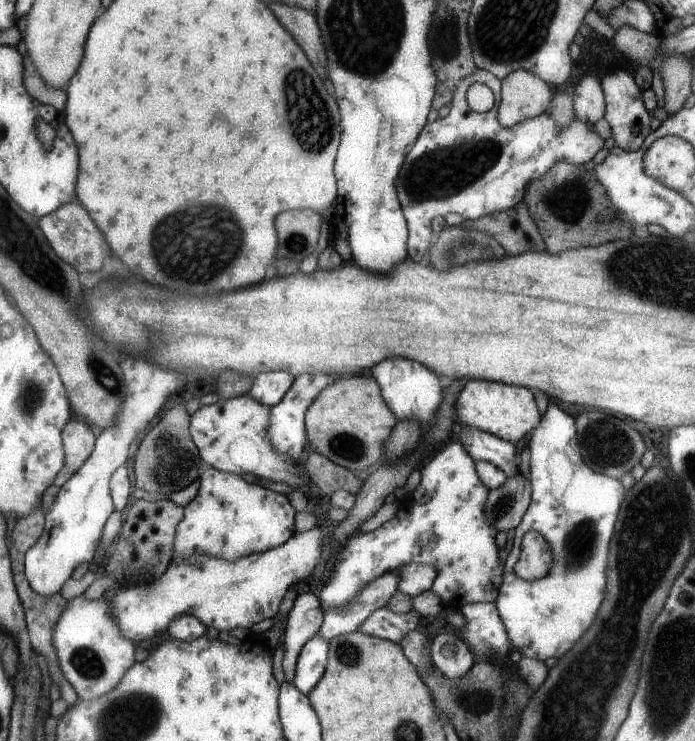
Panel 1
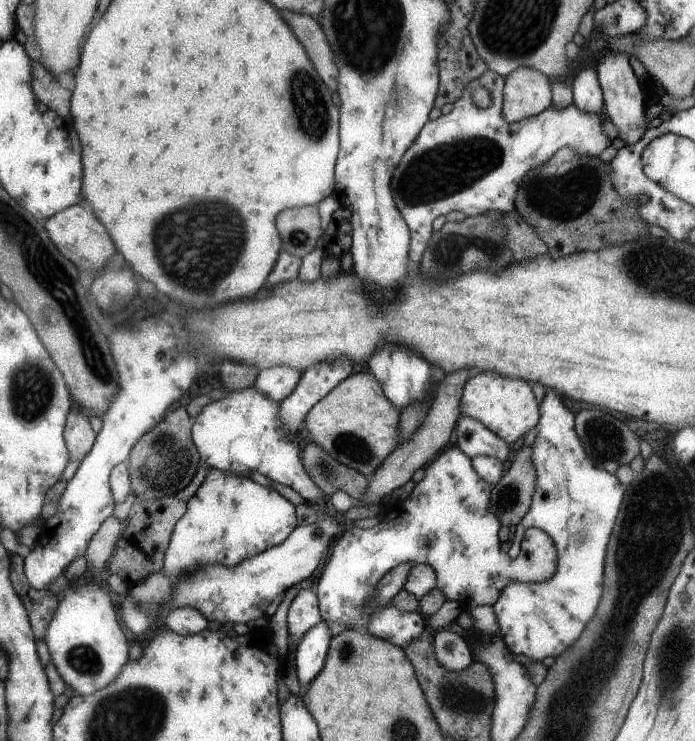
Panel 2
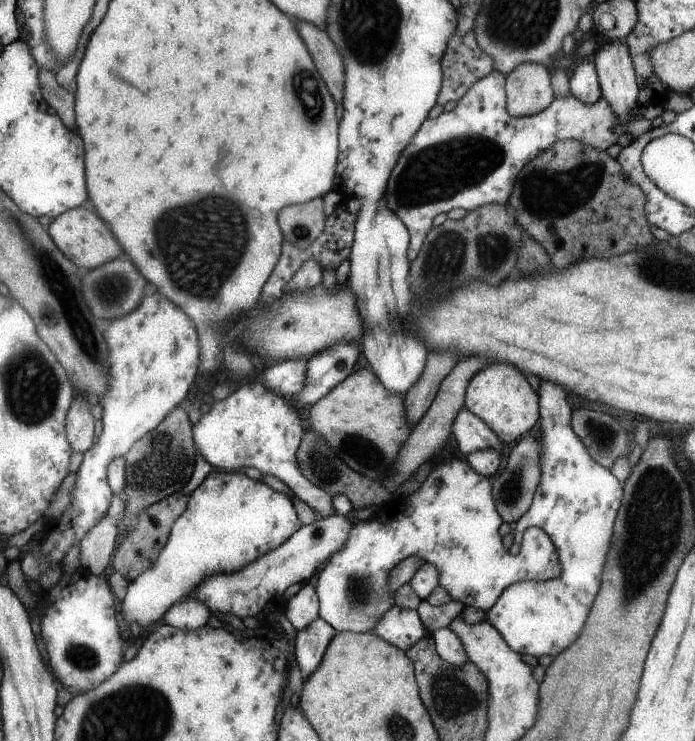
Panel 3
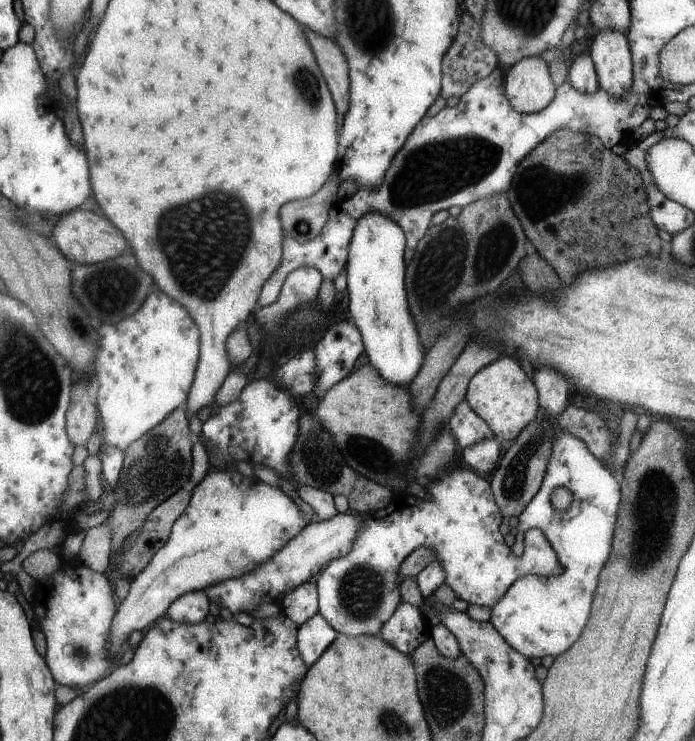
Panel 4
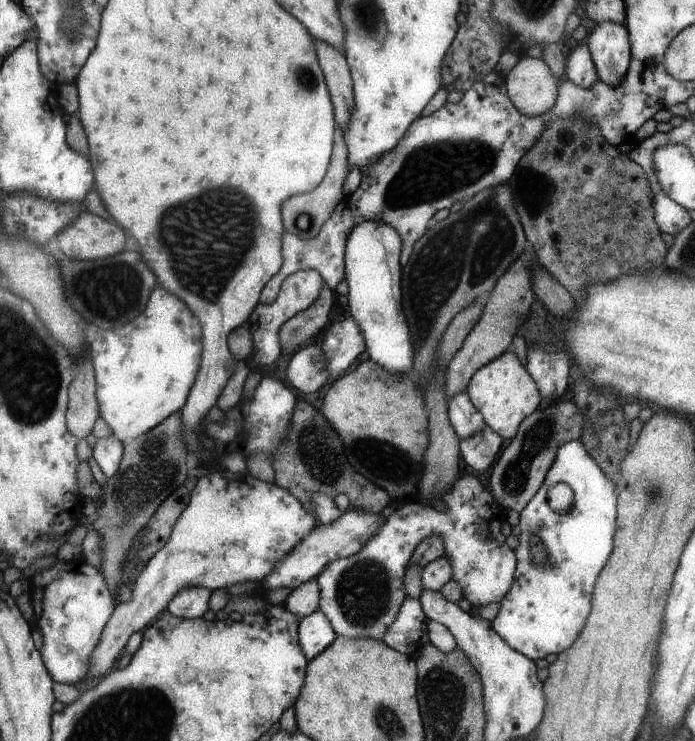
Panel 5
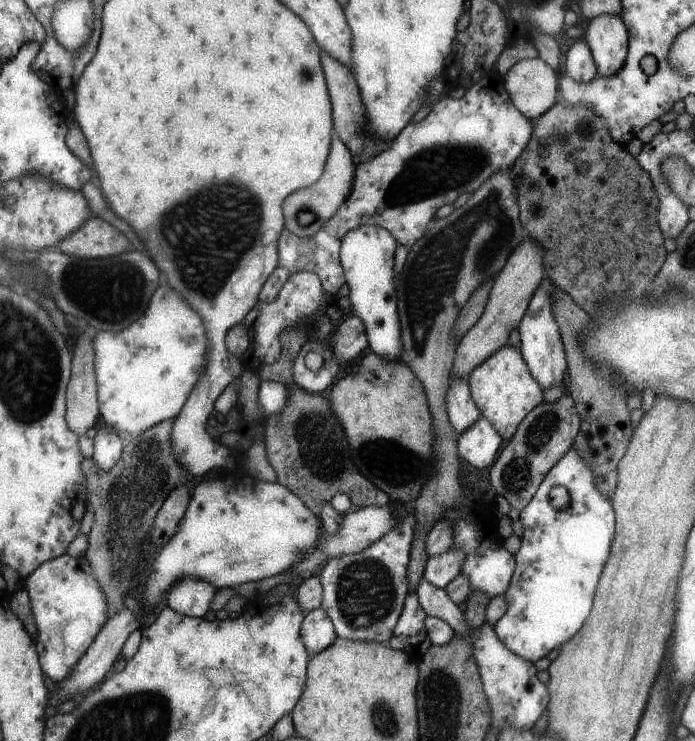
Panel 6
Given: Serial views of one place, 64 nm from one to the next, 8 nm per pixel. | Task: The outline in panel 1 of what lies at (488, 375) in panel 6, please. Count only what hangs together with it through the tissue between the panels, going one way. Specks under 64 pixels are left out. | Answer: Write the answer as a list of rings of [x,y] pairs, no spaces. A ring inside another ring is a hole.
[[[469,380],[461,388],[459,396],[453,402],[453,414],[459,426],[487,432],[513,446],[529,432],[535,432],[535,426],[539,426],[541,422],[535,398],[527,388],[499,384],[499,382],[483,382],[483,380]]]

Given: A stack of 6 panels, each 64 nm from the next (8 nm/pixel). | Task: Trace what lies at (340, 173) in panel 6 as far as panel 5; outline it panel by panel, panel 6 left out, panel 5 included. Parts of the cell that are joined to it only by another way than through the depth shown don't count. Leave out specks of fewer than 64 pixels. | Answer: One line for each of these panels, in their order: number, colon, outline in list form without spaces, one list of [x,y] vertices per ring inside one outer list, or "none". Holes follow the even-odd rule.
5: [[[335,126],[335,142],[333,142],[333,152],[329,158],[329,166],[327,172],[323,176],[323,180],[315,186],[315,190],[305,192],[305,194],[295,194],[289,196],[287,200],[283,200],[281,204],[281,218],[283,218],[283,228],[287,234],[295,234],[301,240],[311,240],[319,234],[321,226],[325,224],[325,220],[331,216],[331,212],[335,210],[335,206],[345,200],[345,178],[349,174],[349,160],[347,160],[347,148],[345,148],[345,140],[343,140],[343,130],[339,126]]]

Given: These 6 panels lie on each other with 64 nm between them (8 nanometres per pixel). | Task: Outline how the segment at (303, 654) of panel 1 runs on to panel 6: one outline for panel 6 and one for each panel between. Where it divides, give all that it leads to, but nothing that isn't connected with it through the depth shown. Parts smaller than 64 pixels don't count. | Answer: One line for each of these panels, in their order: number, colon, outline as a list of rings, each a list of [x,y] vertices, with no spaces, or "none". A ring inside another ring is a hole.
2: [[[319,622],[317,626],[311,626],[299,638],[299,646],[295,648],[295,678],[303,686],[303,690],[307,690],[307,686],[323,668],[329,642],[331,642],[331,636],[323,622]]]
3: [[[315,618],[313,622],[309,622],[305,630],[297,632],[293,640],[293,648],[295,648],[293,652],[295,652],[297,666],[301,670],[301,676],[305,680],[319,666],[333,636],[337,636],[337,630],[331,624],[327,624],[323,618]]]
4: [[[317,612],[307,622],[297,628],[297,650],[305,666],[311,668],[313,662],[327,650],[327,646],[337,638],[337,630],[333,630],[327,620]]]
5: [[[315,610],[313,614],[301,618],[297,636],[299,636],[299,646],[309,662],[315,656],[319,656],[327,646],[331,646],[333,640],[337,638],[335,630],[331,628],[331,622],[321,610]]]
6: [[[315,608],[311,612],[307,612],[303,616],[301,628],[299,628],[299,636],[303,642],[303,648],[307,650],[307,654],[313,658],[315,654],[319,654],[321,650],[329,648],[335,642],[335,630],[331,626],[331,620],[327,618],[327,614],[323,612],[323,608]]]

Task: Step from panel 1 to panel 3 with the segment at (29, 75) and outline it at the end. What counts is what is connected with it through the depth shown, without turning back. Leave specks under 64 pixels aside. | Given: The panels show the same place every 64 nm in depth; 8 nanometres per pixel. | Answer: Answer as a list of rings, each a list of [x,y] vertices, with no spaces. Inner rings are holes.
[[[37,68],[37,82],[39,82],[39,94],[47,102],[47,106],[51,106],[55,114],[59,114],[61,122],[69,130],[75,130],[75,116],[73,116],[75,94],[71,90],[61,88],[55,82],[55,72],[49,72],[45,68]]]

